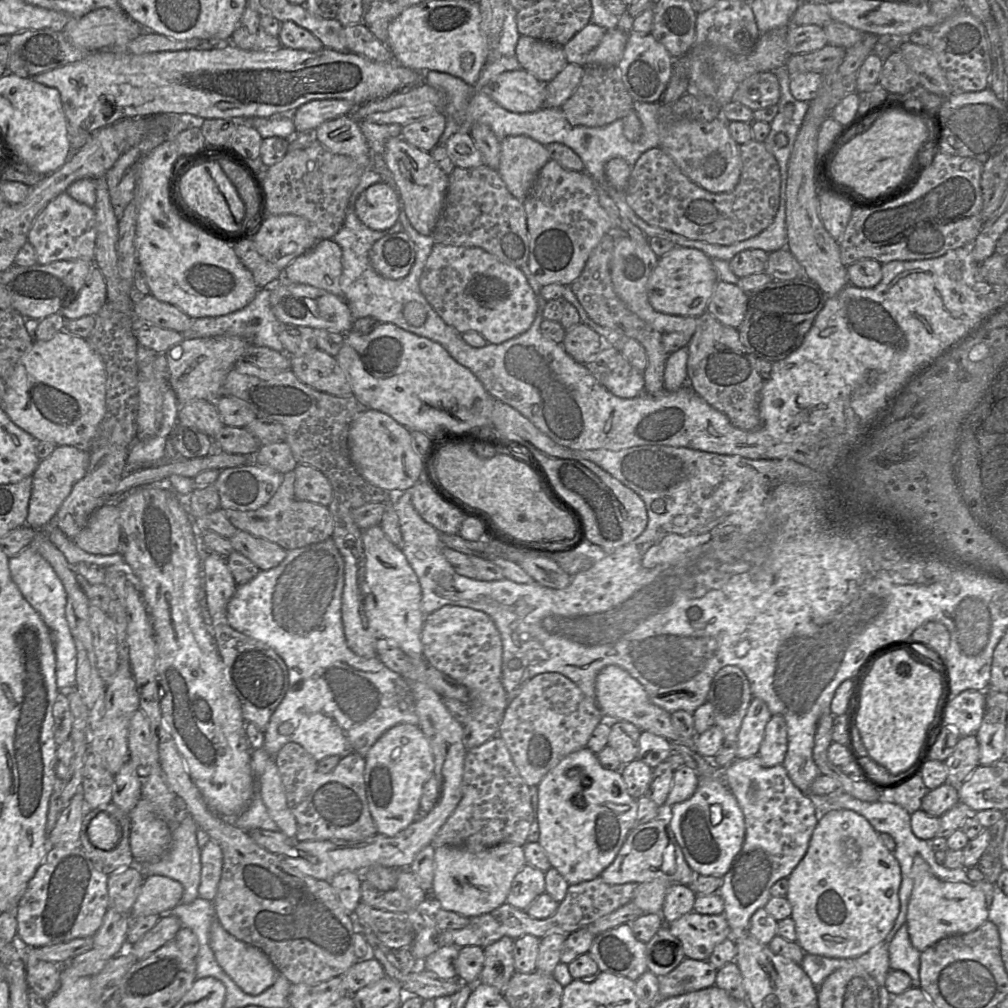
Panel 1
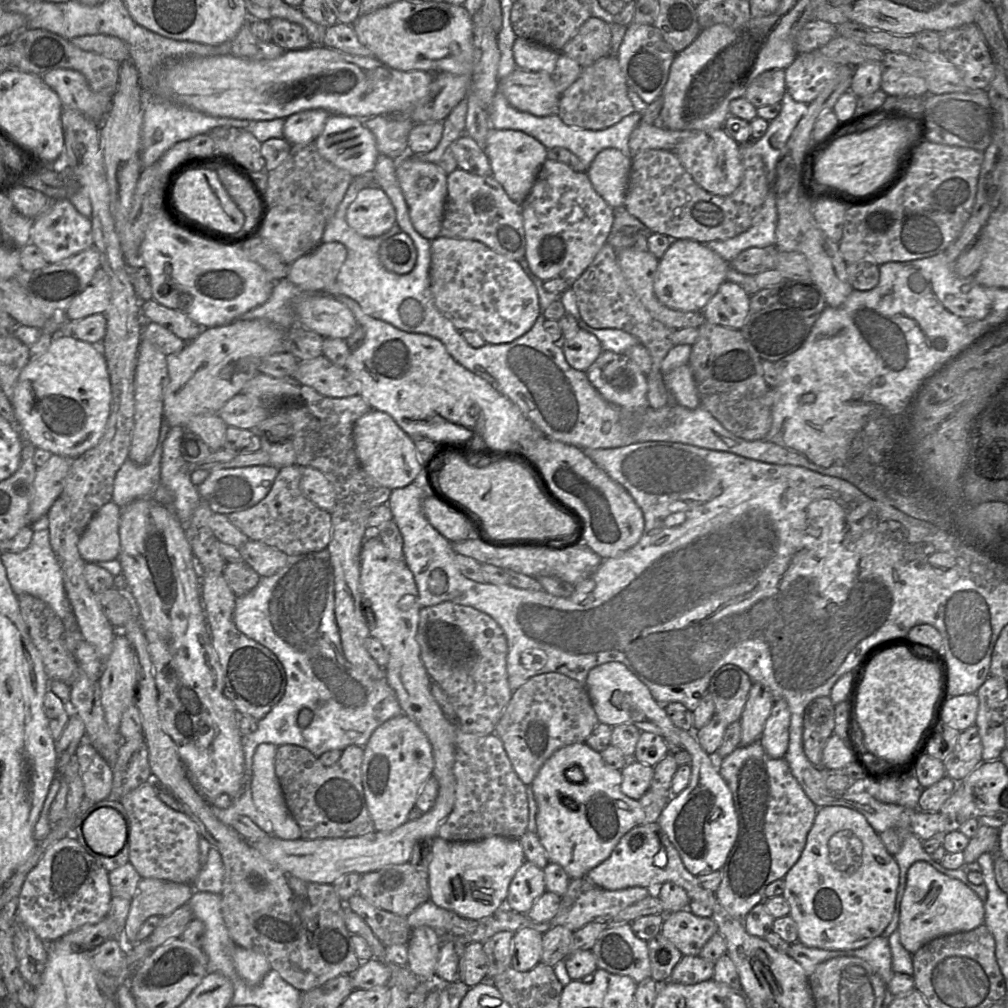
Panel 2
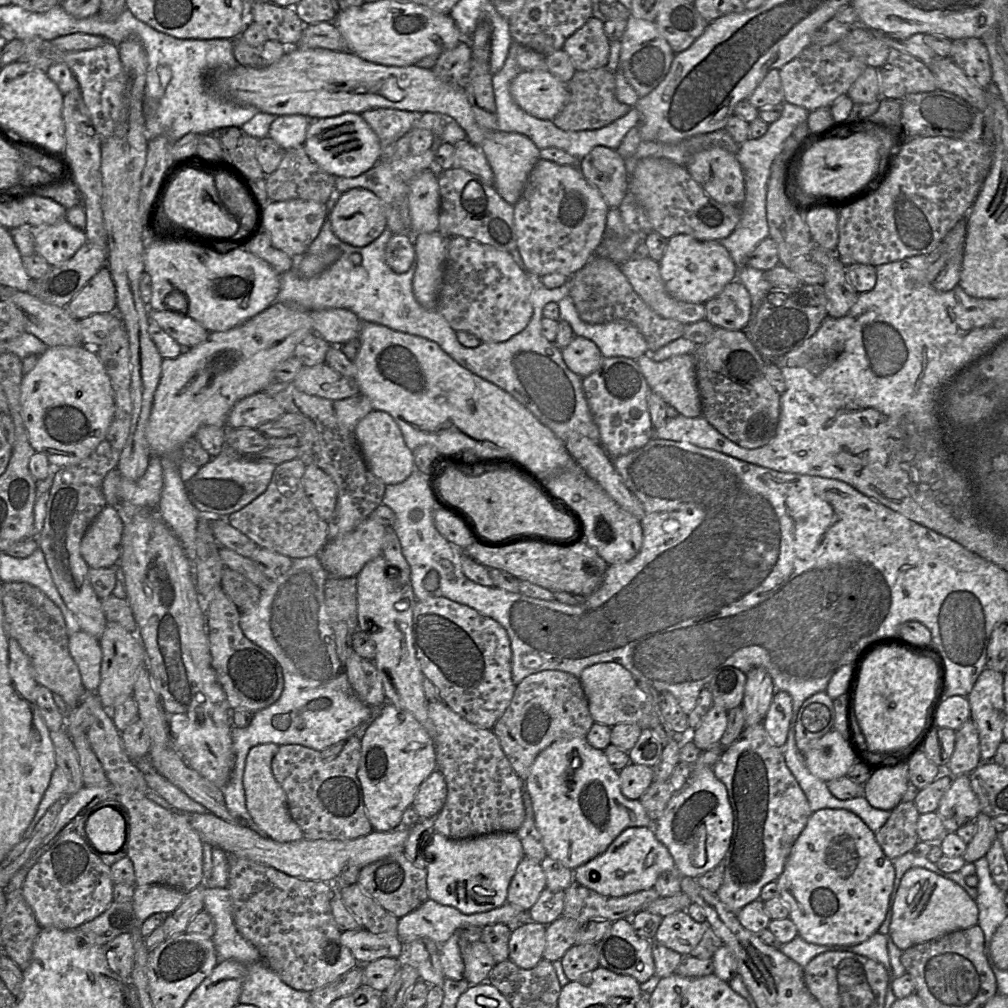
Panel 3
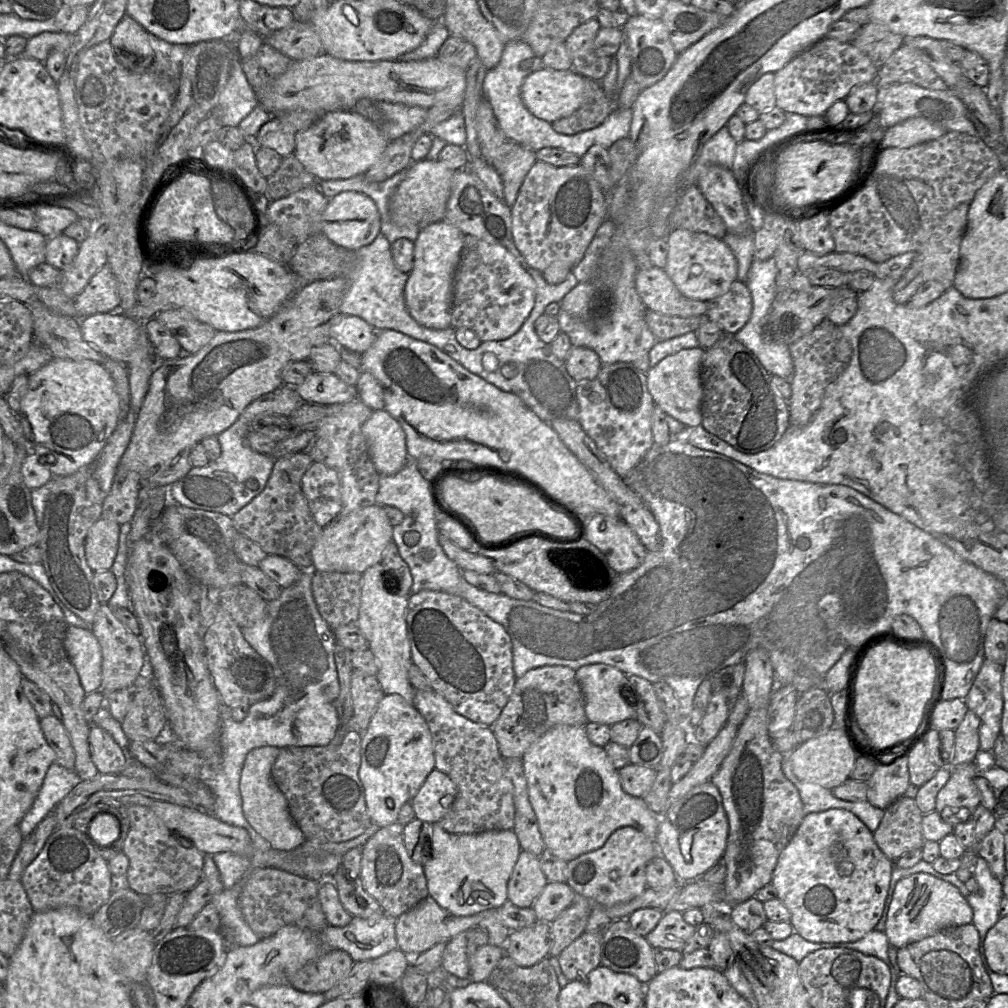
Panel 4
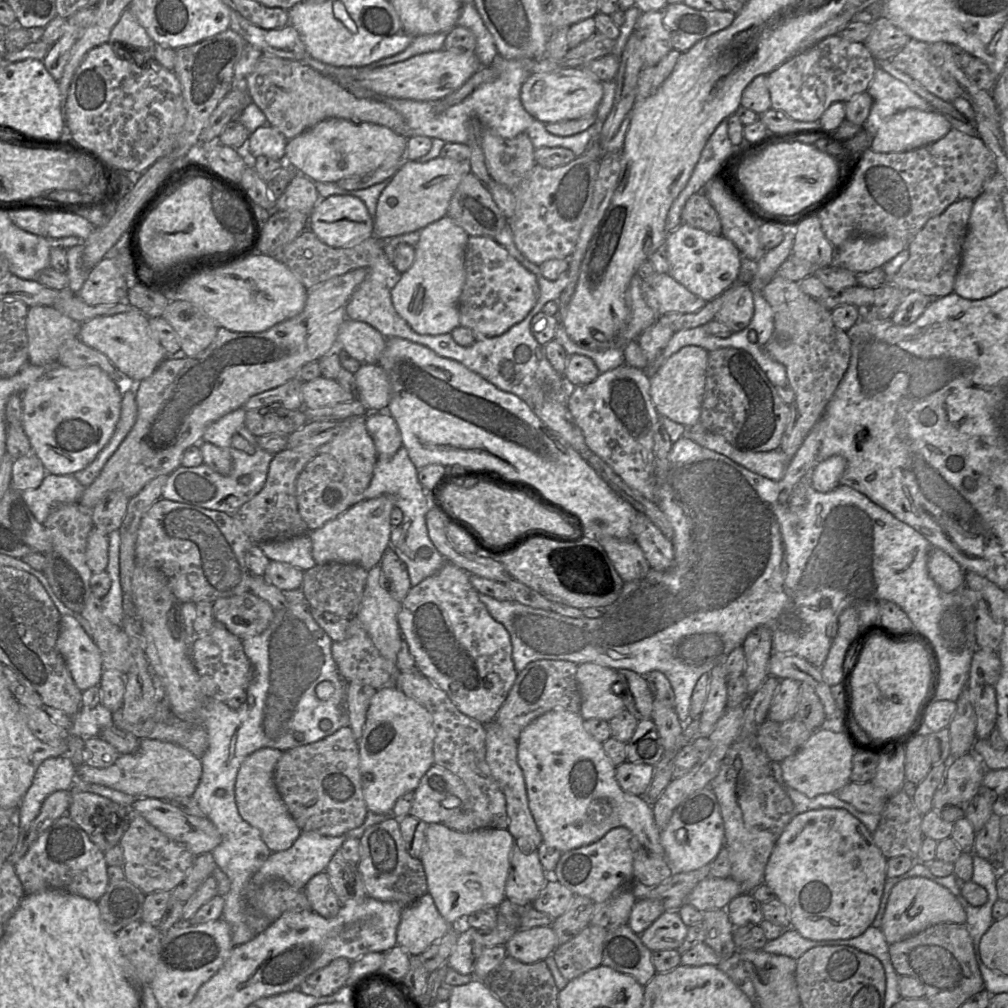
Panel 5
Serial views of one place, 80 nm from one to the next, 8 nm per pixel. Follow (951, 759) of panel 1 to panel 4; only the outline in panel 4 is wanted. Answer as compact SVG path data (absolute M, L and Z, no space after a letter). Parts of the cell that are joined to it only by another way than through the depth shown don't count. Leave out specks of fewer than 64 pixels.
M968 710L954 731L952 767L983 759L983 755L980 753L979 727L979 717L973 711Z

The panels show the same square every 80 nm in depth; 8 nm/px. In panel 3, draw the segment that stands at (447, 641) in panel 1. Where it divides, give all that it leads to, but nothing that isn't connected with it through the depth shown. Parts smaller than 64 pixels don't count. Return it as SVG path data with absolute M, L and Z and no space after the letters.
M431 597L415 604L412 638L420 669L435 685L441 700L469 723L492 730L516 688L511 673L511 642L506 630L471 607L444 597Z

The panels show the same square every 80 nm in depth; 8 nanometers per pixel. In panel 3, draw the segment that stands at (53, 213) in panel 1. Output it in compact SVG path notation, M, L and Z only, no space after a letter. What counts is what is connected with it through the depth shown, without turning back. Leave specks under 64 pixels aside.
M66 219L52 225L40 225L33 229L35 253L42 256L50 266L57 266L70 259L87 242L85 232L71 225Z

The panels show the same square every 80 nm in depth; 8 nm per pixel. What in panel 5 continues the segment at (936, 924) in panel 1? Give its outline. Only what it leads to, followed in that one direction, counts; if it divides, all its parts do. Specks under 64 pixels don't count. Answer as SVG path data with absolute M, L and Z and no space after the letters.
M911 877L891 890L881 930L891 945L940 923L966 923L967 915L958 898L947 888L924 877Z

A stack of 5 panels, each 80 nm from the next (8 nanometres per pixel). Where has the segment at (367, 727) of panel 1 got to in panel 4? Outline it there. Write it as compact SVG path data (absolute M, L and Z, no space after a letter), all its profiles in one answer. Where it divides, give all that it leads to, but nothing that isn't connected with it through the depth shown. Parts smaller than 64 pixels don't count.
M313 569L301 570L299 579L293 585L287 588L283 588L281 590L280 596L277 599L267 602L267 610L263 619L261 619L260 621L258 621L256 624L254 624L251 627L245 627L241 629L243 637L248 642L248 644L259 655L261 655L271 664L273 668L274 676L275 676L275 681L276 681L275 691L269 698L252 704L244 720L238 722L238 721L235 721L231 717L227 719L222 719L220 733L219 733L219 744L220 744L220 749L221 749L221 757L219 758L219 762L218 764L204 764L203 763L203 766L201 768L201 773L200 773L201 781L212 790L216 799L215 805L212 811L206 811L206 812L211 812L215 817L217 817L219 820L221 820L224 823L244 828L249 833L253 845L259 850L268 850L271 848L271 846L268 843L268 841L266 841L266 839L264 839L250 825L250 823L247 821L243 813L242 797L241 797L241 792L240 792L240 779L241 779L243 765L244 765L244 762L248 753L255 748L263 747L263 746L275 746L278 748L295 747L295 746L326 746L330 744L330 742L332 741L332 739L334 738L336 734L337 729L340 726L337 710L334 706L334 701L338 698L340 694L340 683L338 679L338 673L337 673L335 658L334 658L334 649L336 646L335 636L331 628L326 623L326 621L321 617L317 609L317 606L315 604L313 595L312 595L312 589L311 589L313 573L314 573Z

